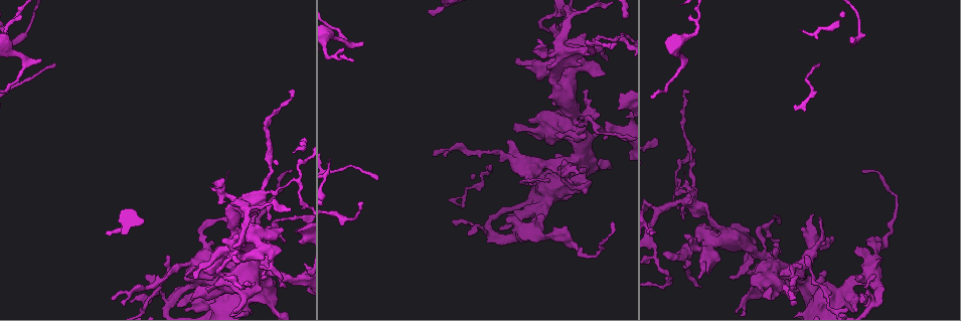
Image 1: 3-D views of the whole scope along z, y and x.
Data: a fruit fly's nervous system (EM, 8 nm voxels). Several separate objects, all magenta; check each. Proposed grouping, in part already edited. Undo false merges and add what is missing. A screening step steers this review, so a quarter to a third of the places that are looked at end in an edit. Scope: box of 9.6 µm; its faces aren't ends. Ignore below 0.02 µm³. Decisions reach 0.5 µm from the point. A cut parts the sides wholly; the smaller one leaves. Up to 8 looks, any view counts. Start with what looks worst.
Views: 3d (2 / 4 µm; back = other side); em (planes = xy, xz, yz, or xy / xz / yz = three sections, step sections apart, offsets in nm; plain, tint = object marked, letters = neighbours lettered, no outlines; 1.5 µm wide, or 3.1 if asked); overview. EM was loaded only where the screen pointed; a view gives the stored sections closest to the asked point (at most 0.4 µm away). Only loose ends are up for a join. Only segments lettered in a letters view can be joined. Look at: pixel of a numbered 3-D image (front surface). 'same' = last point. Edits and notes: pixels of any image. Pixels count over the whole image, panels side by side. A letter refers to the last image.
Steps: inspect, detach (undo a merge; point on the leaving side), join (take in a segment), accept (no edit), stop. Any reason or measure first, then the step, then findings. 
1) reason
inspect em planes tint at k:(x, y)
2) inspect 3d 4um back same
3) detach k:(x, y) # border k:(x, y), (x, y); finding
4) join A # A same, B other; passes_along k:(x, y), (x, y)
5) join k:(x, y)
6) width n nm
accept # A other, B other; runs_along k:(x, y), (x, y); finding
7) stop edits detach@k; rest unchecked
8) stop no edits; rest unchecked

branch stops here
inspect 3d 4um at 1:(577, 173)

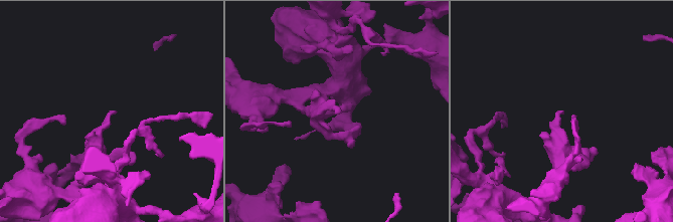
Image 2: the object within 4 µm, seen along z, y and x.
inspect em yz step 8 letters at 2:(110, 110)

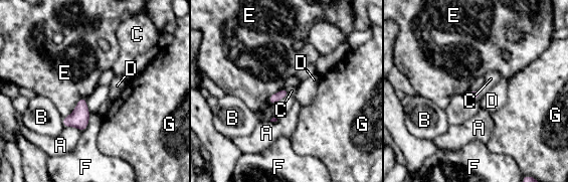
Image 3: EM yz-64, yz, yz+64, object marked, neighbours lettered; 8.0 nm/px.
longest_contact E 260 nm
join C # A other, B other, C same, D other, E other, F other, G other; passes_along 3:(476, 94), (480, 93), (491, 78); it goes on there

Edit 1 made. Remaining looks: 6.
branch point
inspect 3d 4um at 1:(538, 162)

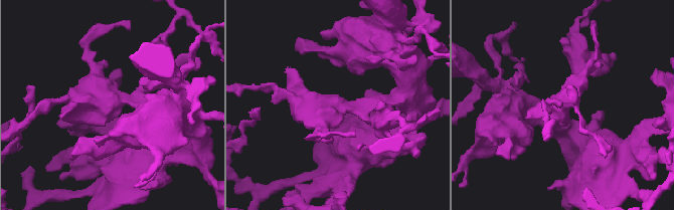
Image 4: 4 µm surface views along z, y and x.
arms 3
inspect em planes tint at 4:(107, 101)

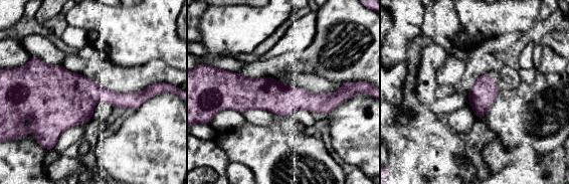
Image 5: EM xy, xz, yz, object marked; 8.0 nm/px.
see the neighbours
inspect em planes letters same

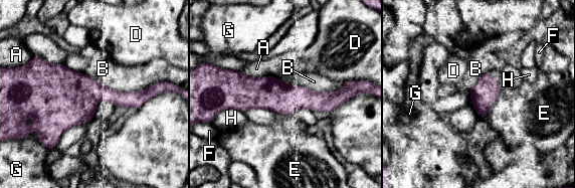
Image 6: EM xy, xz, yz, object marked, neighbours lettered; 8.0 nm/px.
accept # A other, B other, D other, E other, F other, G other, H other; border 6:(501, 90), (490, 107), (487, 116); all the same neuron

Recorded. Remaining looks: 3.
see it whole again
inspect overview

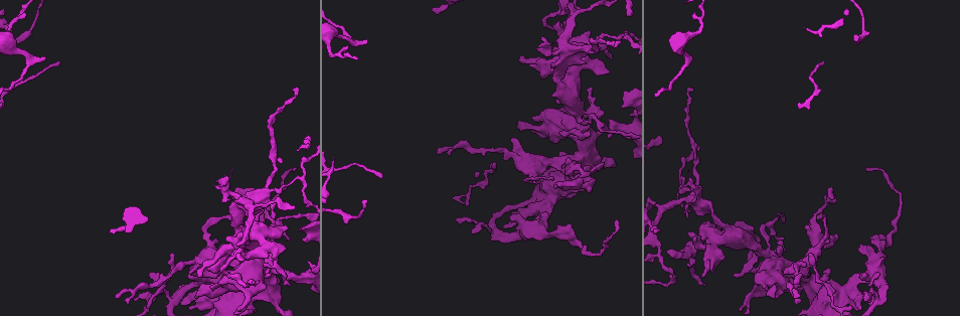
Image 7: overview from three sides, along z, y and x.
tapers out
inspect em planes plain at 7:(367, 39)

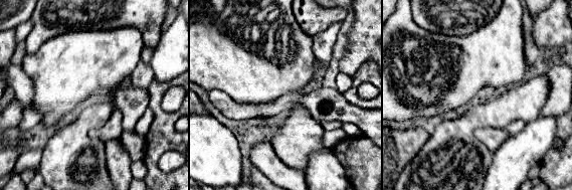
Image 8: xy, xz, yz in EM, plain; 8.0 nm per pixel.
inspect em planes letters same

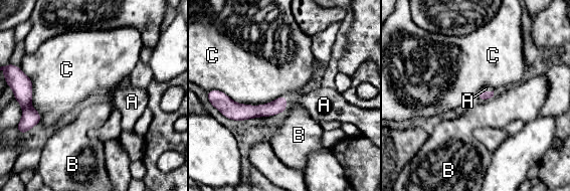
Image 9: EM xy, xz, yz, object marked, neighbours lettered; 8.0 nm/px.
join A # A same, B other, C other; passes_along 9:(277, 106), (286, 103), (317, 103); the neuron continues

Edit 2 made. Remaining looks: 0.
stop edits join@3, join@9; rest unchecked

